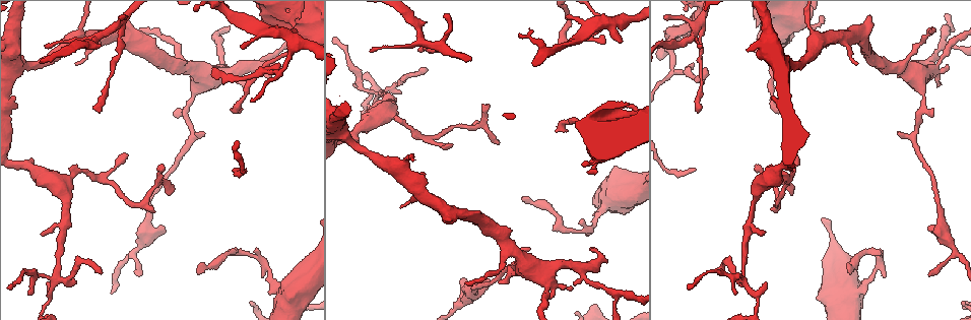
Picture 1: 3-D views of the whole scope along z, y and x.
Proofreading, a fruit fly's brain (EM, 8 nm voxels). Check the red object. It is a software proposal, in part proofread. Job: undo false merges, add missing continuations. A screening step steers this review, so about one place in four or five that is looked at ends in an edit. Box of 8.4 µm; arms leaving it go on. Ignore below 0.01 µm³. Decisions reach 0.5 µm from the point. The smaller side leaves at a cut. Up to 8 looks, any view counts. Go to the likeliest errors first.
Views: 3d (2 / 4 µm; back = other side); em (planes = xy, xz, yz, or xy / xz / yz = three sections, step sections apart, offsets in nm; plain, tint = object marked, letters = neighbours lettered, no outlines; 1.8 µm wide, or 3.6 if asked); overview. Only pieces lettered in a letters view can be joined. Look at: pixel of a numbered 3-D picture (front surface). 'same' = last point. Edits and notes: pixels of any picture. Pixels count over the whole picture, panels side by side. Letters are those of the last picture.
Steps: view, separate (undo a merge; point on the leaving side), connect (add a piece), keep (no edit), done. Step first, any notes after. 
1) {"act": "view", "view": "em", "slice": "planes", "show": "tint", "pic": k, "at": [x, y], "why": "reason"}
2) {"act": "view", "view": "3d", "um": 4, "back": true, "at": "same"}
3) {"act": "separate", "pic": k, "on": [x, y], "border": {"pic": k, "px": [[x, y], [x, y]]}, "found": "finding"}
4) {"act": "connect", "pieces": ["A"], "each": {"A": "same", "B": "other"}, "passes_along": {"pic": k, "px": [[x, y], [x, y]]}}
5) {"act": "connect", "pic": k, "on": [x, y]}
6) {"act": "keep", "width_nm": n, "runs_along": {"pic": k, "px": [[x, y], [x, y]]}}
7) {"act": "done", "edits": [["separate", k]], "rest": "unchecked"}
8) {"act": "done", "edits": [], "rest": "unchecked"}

{"act": "view", "view": "3d", "um": 4, "pic": 1, "at": [160, 228], "why": "branch stops here"}

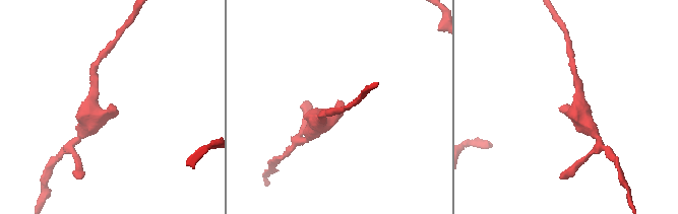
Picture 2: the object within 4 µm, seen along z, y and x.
{"act": "view", "view": "em", "slice": "planes", "show": "tint", "pic": 2, "at": [339, 100]}

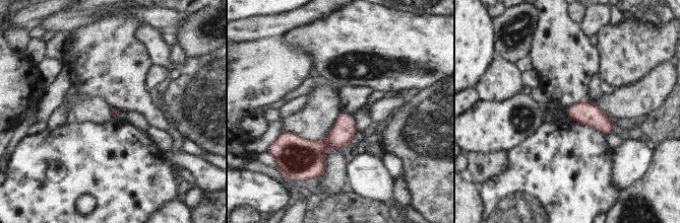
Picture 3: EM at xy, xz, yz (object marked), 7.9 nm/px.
{"act": "view", "view": "em", "slice": "planes", "show": "letters", "at": "same", "why": "see the neighbours"}

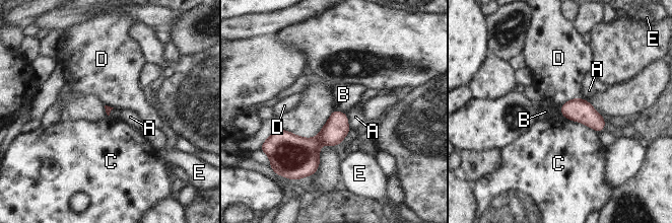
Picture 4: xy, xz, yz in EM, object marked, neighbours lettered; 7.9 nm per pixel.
{"act": "keep", "longest_contact_nm": ["C", 320], "each": {"A": "other", "B": "other", "C": "other", "D": "other", "E": "other"}, "found": "no lettered piece goes on from it"}

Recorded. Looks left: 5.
{"act": "view", "view": "em", "slice": "planes", "show": "tint", "pic": 1, "at": [419, 48], "why": "tapers out"}

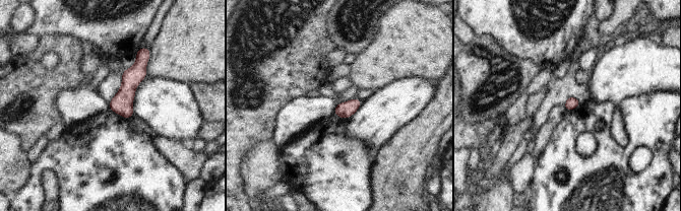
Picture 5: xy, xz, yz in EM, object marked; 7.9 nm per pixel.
{"act": "view", "view": "em", "slice": "planes", "show": "letters", "at": "same"}

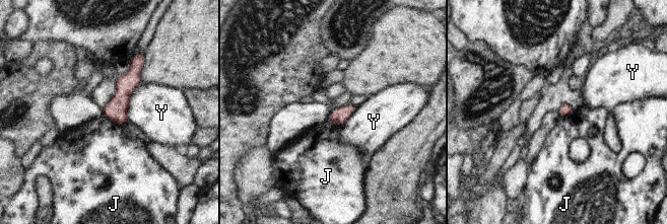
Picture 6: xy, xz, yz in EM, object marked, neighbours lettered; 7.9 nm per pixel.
{"act": "keep", "each": {"J": "other", "Y": "other"}, "found": "no lettered piece goes on from it"}

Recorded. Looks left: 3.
{"act": "view", "view": "3d", "um": 2, "pic": 1, "at": [173, 112], "why": "free end"}

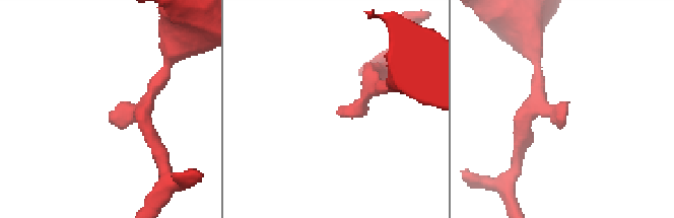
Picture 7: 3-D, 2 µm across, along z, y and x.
{"act": "view", "view": "em", "slice": "planes", "show": "letters", "pic": 7, "at": [341, 114], "why": "now the EM"}

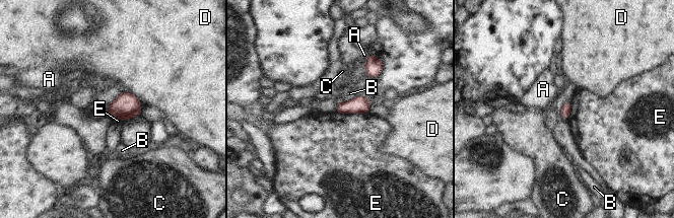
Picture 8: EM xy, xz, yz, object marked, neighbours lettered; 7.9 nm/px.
{"act": "keep", "each": {"A": "other", "B": "other", "C": "other", "D": "other", "E": "other"}, "border": {"pic": 8, "px": [[335, 111], [338, 113], [366, 114]]}, "found": "none of them fits"}

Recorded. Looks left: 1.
{"act": "done", "edits": [], "rest": "unchecked"}

